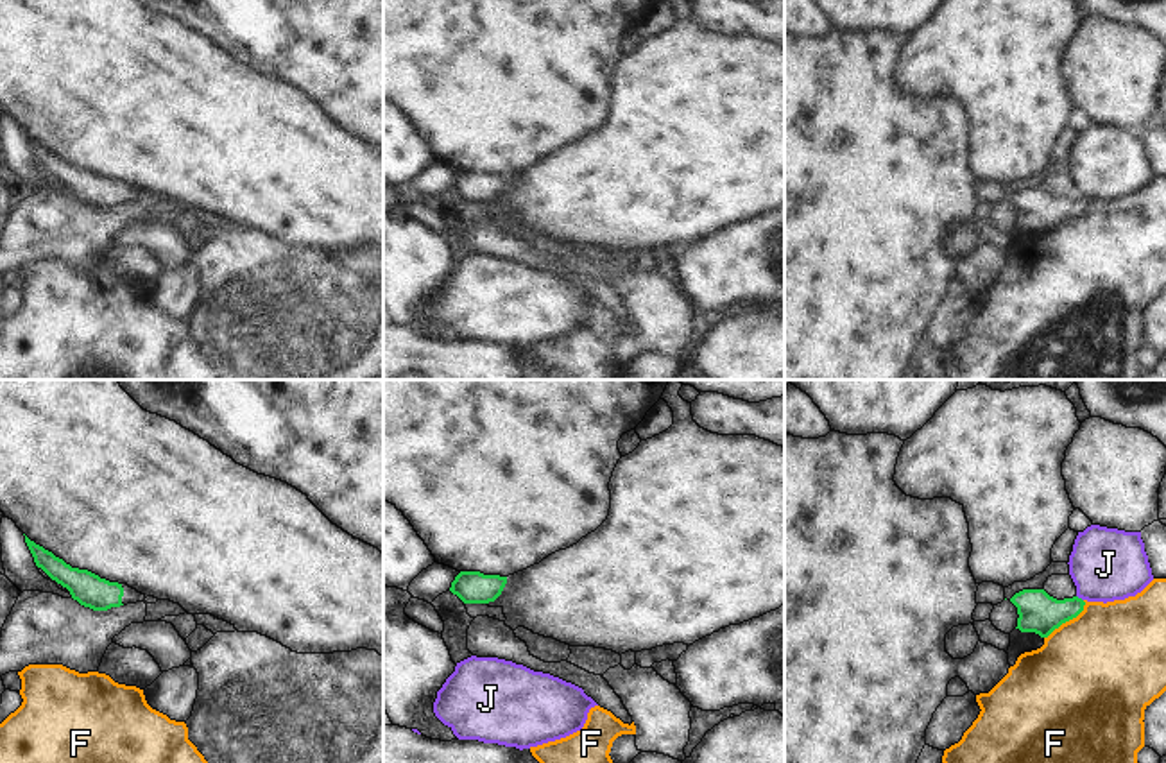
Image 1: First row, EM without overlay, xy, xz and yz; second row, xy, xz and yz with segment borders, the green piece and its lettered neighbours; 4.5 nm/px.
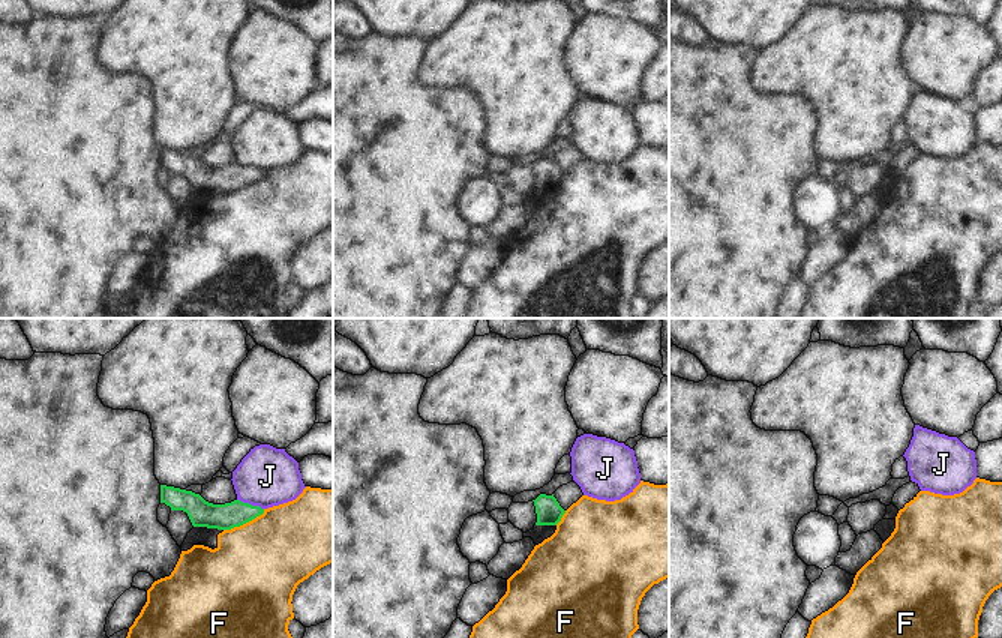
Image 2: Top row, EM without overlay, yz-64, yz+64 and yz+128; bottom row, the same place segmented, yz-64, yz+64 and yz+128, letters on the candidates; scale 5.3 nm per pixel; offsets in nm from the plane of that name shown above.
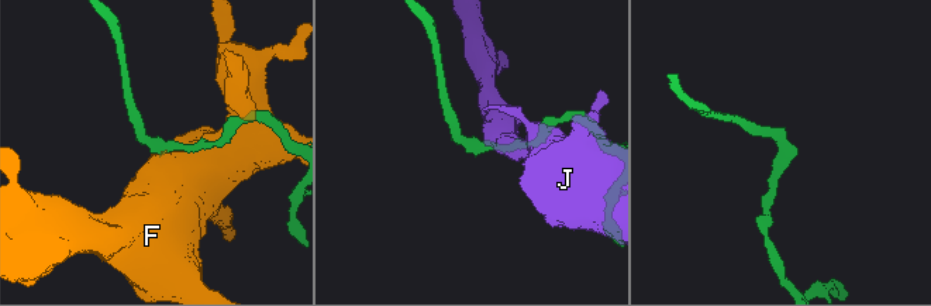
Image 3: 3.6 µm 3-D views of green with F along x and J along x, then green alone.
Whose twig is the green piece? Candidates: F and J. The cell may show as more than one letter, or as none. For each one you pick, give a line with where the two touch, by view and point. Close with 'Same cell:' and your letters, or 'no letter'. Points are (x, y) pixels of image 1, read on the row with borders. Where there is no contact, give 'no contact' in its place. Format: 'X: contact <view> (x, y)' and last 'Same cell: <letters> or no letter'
Same cell: no letter

